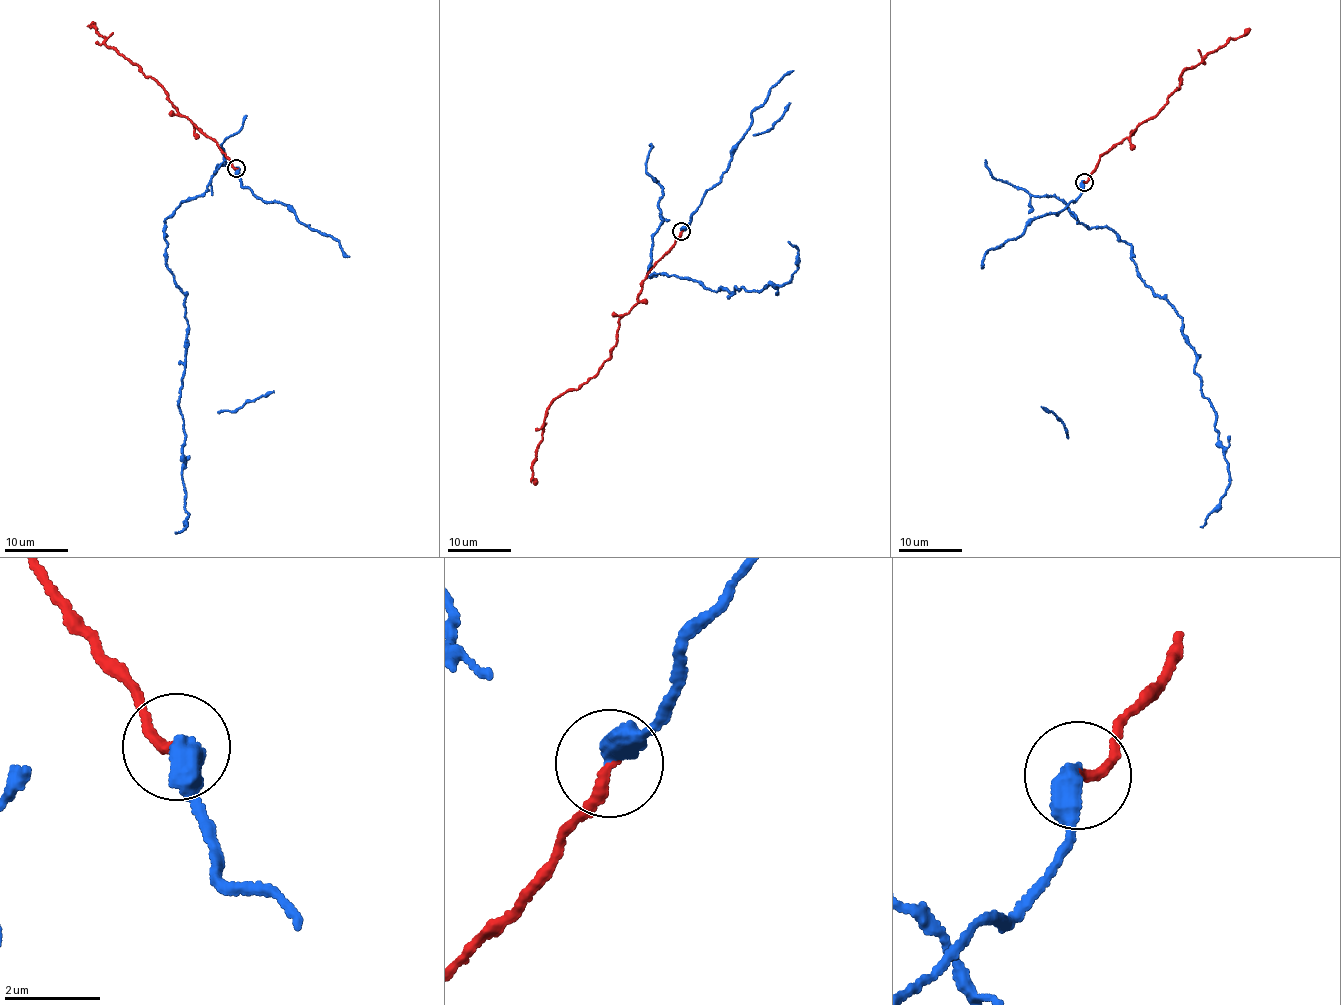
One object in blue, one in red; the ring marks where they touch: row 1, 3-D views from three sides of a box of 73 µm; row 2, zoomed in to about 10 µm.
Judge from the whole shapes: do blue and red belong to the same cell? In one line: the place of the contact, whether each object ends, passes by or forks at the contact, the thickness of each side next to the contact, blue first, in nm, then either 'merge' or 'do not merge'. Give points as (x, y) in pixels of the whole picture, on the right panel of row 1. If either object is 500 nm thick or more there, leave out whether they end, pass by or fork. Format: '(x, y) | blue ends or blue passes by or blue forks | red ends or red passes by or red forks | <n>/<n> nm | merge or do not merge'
(1084, 182) | 550/190 nm | merge

